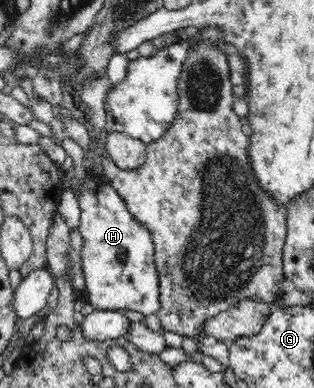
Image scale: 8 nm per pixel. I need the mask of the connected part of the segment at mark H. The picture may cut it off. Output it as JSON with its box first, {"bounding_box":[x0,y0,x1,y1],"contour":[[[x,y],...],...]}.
{"bounding_box":[78,177,161,316],"contour":[[[88,177],[81,187],[78,201],[81,209],[79,232],[83,238],[81,258],[83,258],[83,274],[85,274],[87,296],[89,296],[87,302],[85,294],[80,293],[80,302],[85,300],[95,310],[129,309],[142,313],[144,316],[159,312],[161,308],[159,279],[154,264],[153,240],[147,227],[133,218],[119,192],[106,180]]]}

